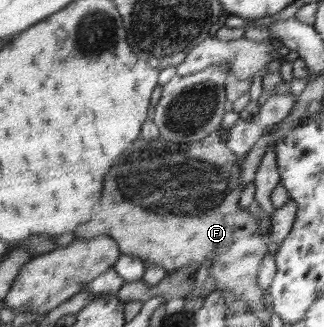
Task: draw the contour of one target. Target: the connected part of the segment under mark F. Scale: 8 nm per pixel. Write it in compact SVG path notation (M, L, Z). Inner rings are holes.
M221 127L206 138L189 144L170 144L160 136L154 140L139 137L140 142L128 148L124 152L124 158L120 156L120 162L116 162L116 166L108 174L108 194L104 194L104 210L100 210L100 214L96 214L96 218L92 218L88 226L80 226L80 230L76 230L76 238L91 239L104 234L117 242L122 255L136 256L145 268L160 266L167 272L178 271L189 263L200 268L205 261L211 259L209 276L214 278L215 291L222 292L224 296L234 295L236 301L247 303L250 310L264 310L262 295L265 292L258 285L257 279L262 262L272 247L267 235L260 231L259 220L248 209L242 209L238 205L243 191L240 183L241 163L238 161L241 157L228 149L228 134L229 130Z

